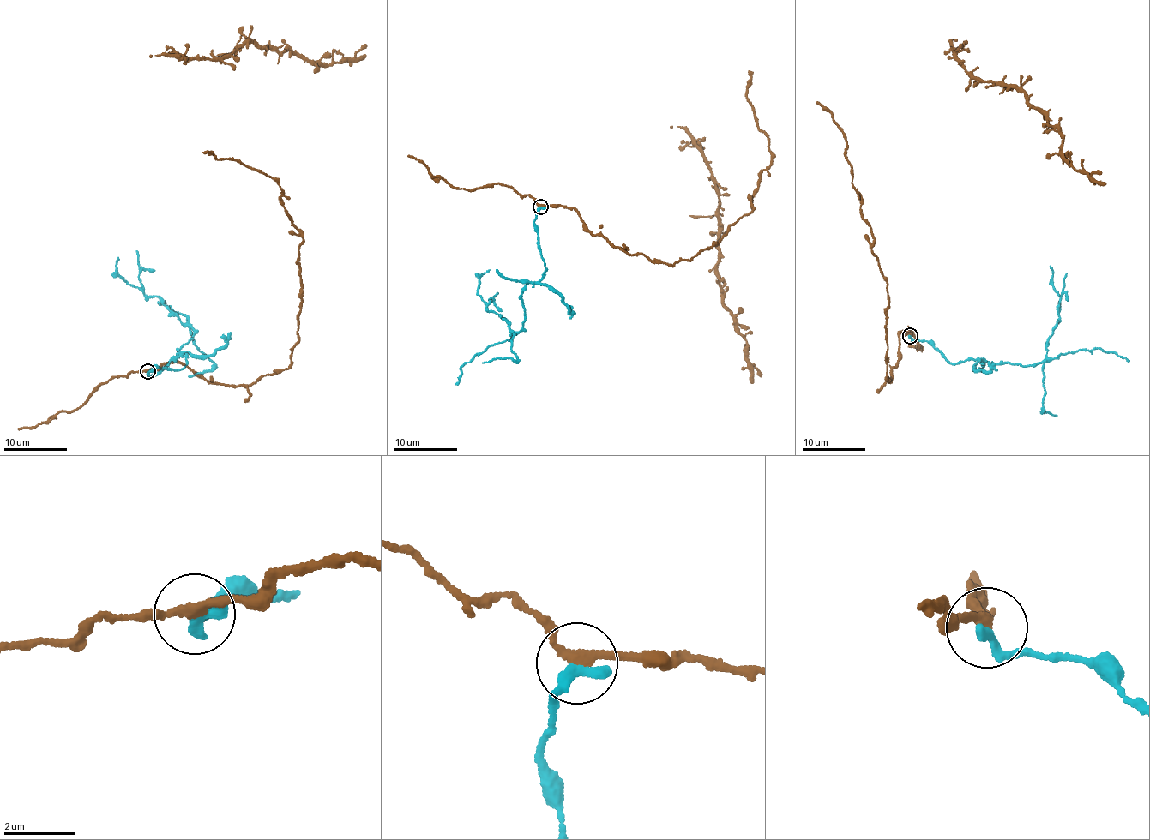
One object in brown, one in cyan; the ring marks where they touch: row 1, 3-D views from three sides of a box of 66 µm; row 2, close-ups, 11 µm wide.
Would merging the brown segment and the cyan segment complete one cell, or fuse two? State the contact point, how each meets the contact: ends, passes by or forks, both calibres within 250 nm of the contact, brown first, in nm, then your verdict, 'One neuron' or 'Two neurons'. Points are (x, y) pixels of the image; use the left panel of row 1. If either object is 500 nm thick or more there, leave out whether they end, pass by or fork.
Place: (147, 371). At the ring brown passes by. At the ring cyan ends. Thickness 240 nm (brown) against 340 nm. Two neurons

